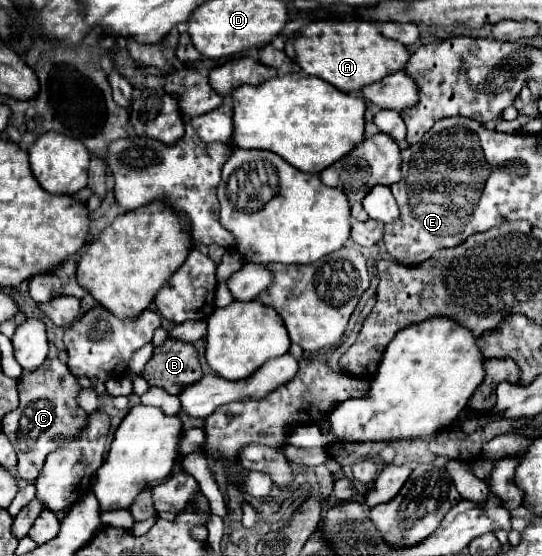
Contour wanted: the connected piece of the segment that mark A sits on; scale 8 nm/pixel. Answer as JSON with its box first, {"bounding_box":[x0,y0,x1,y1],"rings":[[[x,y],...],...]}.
{"bounding_box":[285,17,411,92],"rings":[[[358,17],[311,22],[285,42],[285,52],[309,76],[317,76],[341,92],[359,92],[363,86],[377,82],[391,72],[403,70],[411,58],[403,44],[387,40],[375,24]]]}

